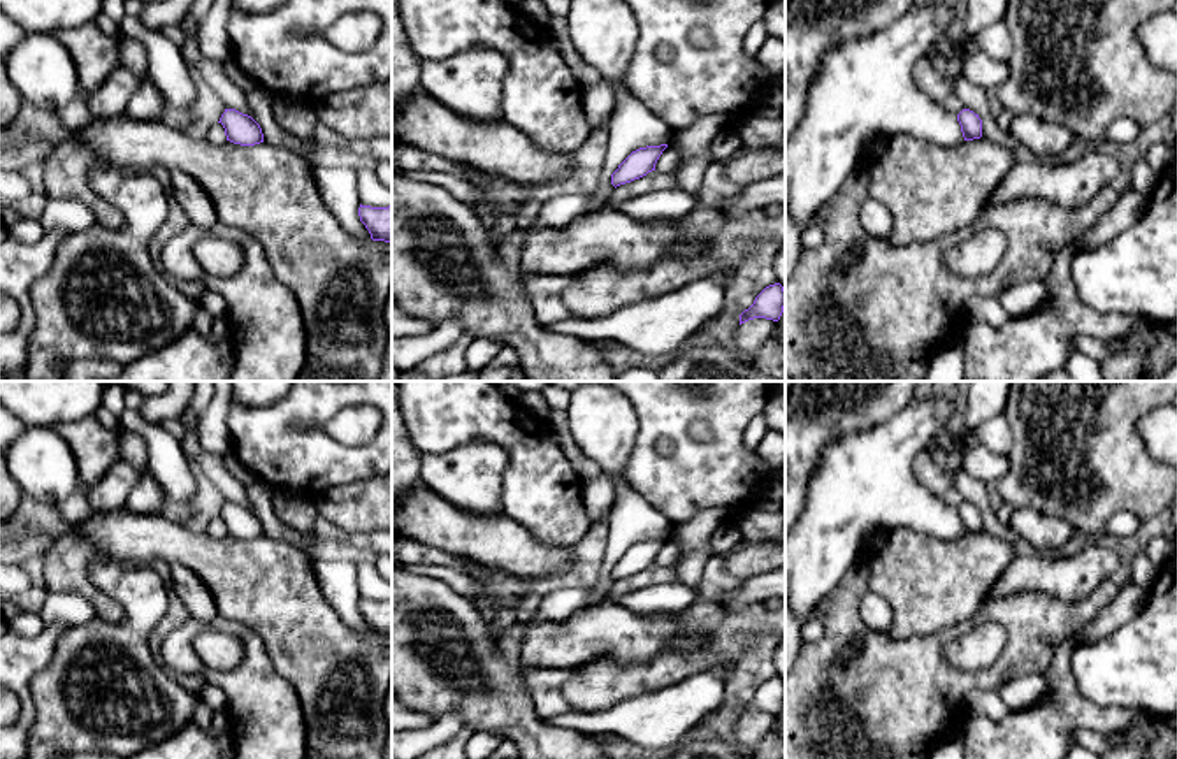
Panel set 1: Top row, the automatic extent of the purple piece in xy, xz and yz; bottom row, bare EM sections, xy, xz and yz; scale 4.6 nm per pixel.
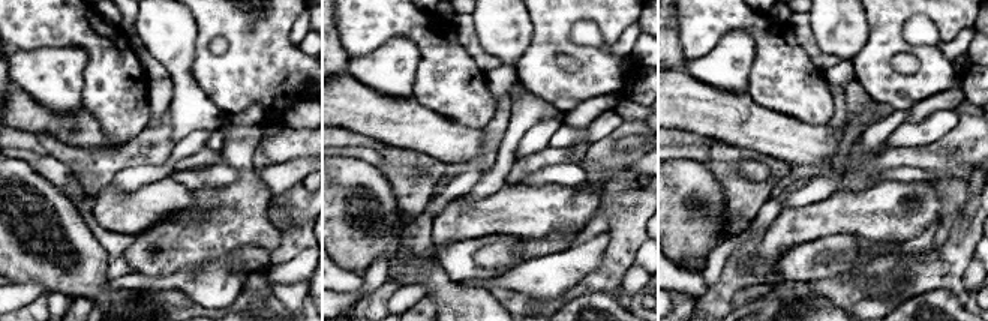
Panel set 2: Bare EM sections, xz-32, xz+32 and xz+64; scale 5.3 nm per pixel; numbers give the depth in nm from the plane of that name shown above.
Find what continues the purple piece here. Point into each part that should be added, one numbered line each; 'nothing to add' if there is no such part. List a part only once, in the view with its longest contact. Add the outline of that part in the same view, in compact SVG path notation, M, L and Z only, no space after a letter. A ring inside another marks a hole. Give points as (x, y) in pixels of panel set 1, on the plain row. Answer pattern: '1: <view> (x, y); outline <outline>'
nothing to add

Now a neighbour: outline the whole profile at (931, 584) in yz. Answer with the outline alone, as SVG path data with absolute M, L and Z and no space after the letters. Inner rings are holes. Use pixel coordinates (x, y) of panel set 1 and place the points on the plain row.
M892 529L887 548L871 557L868 594L884 597L892 608L892 640L924 638L971 618L1017 557L1012 543L987 532L957 539L931 538L910 529Z

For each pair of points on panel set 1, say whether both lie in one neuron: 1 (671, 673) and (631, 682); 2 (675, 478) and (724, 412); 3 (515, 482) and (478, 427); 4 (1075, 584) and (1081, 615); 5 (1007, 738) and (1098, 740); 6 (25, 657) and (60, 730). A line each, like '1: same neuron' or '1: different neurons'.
1: same neuron
2: same neuron
3: same neuron
4: different neurons
5: different neurons
6: different neurons

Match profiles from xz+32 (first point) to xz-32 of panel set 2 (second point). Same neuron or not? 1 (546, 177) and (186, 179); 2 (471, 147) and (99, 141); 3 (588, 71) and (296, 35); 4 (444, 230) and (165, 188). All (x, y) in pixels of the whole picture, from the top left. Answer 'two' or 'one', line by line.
1: one
2: one
3: two
4: one

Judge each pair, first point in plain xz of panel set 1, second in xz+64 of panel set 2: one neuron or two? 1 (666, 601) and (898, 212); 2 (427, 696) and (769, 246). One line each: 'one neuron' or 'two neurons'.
1: two neurons
2: two neurons

